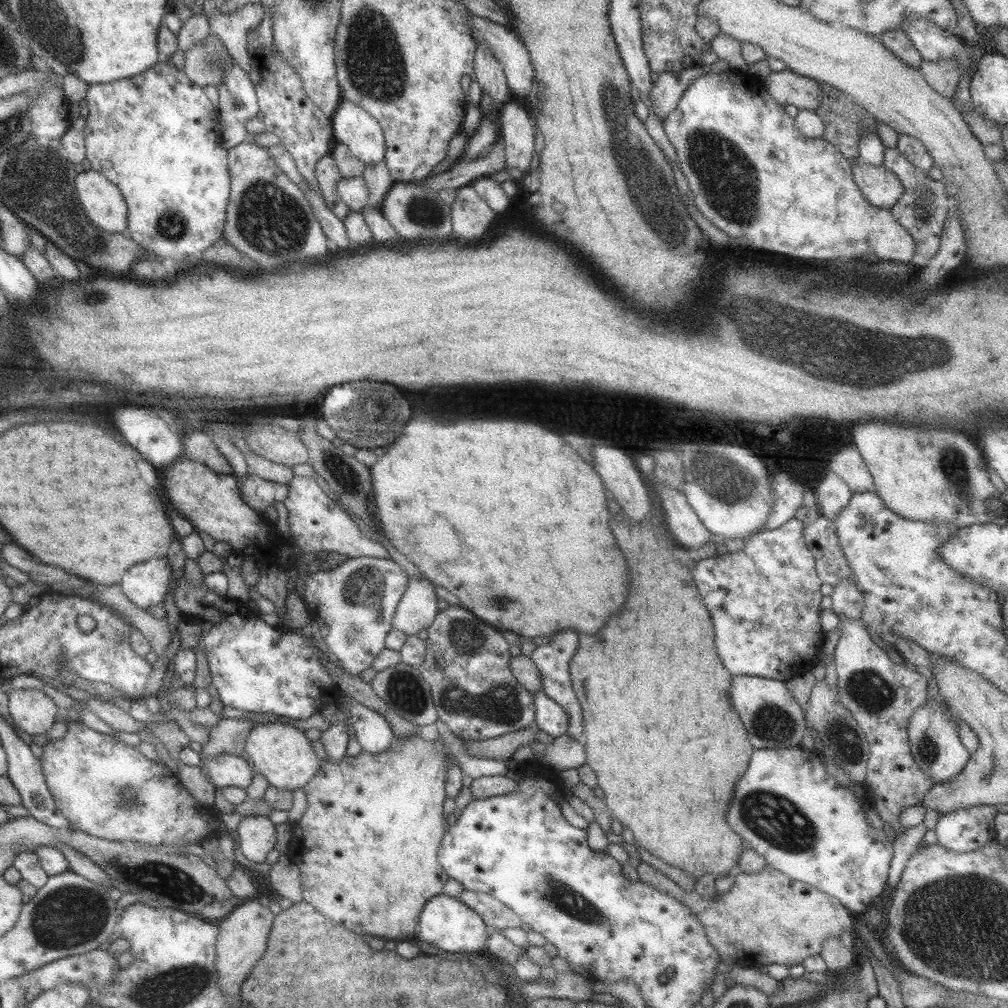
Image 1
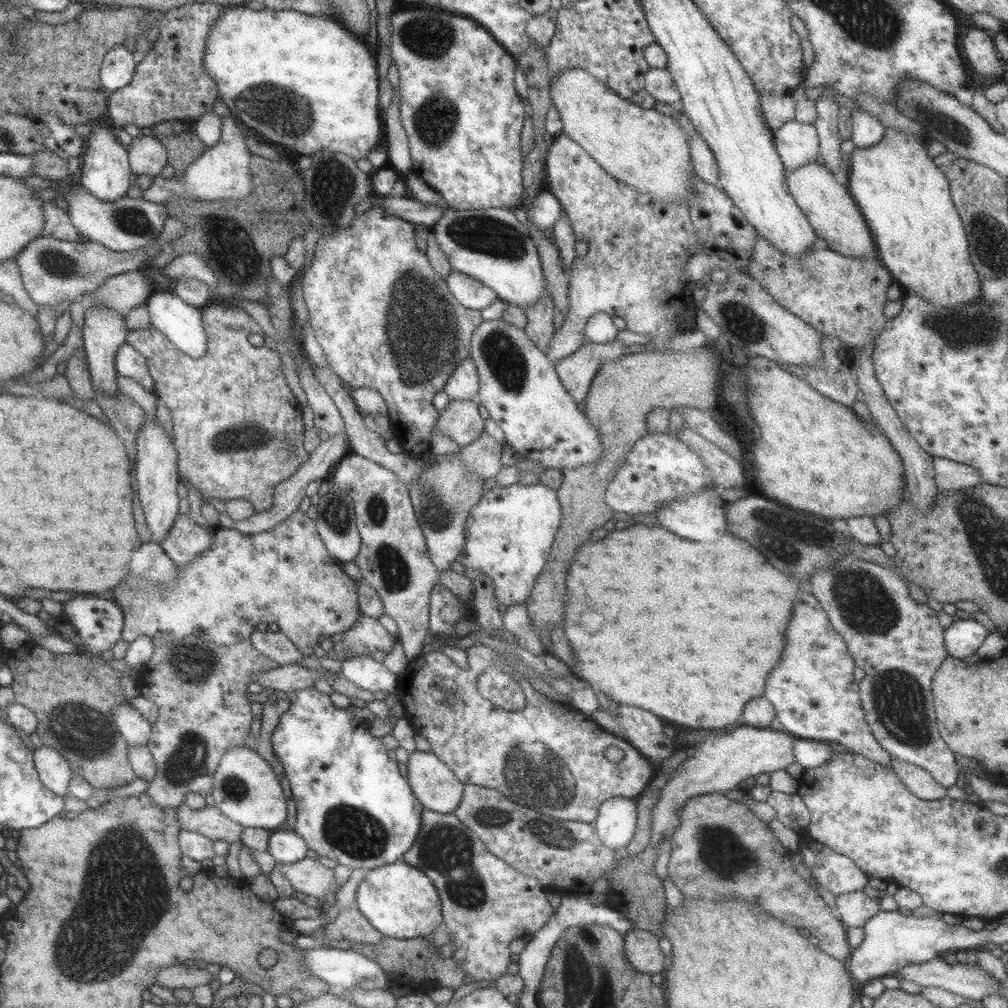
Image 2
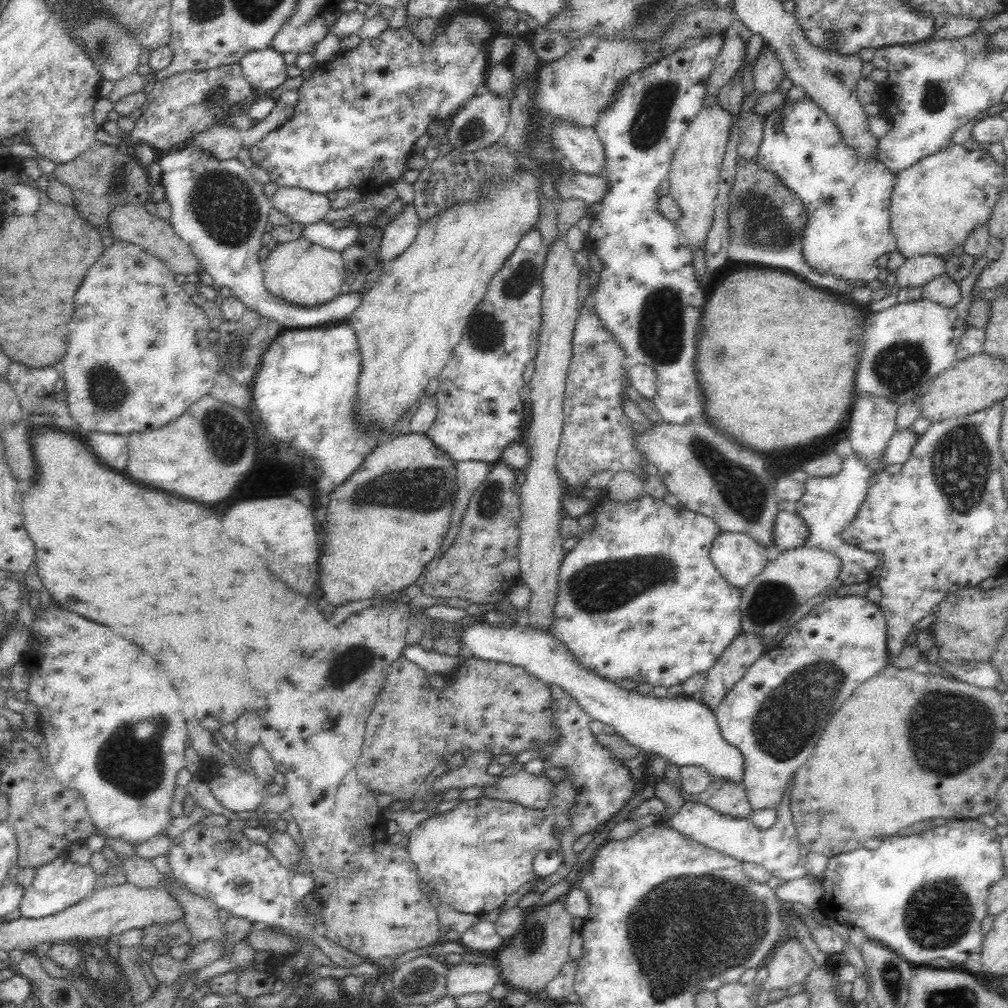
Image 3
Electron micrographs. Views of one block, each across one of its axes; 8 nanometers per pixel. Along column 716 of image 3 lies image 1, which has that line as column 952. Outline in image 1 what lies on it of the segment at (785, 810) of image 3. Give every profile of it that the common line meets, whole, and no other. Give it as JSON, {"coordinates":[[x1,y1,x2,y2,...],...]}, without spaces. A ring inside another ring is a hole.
{"coordinates":[[981,804,943,815,939,814,935,828,933,828,933,833,936,835,936,843,953,853,959,854,983,848,983,846,993,840,995,816,996,809,994,806]]}

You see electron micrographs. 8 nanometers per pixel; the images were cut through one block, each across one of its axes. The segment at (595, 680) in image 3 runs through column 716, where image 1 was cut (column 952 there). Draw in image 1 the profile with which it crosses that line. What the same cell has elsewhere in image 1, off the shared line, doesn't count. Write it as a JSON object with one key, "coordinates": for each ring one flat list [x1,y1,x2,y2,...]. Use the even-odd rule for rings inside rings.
{"coordinates":[[935,699,927,700,908,718,907,725,908,743,913,761,917,769,923,770,935,784,945,783,959,775,967,765,971,754,961,745,949,709,942,708,940,704,941,701]]}

